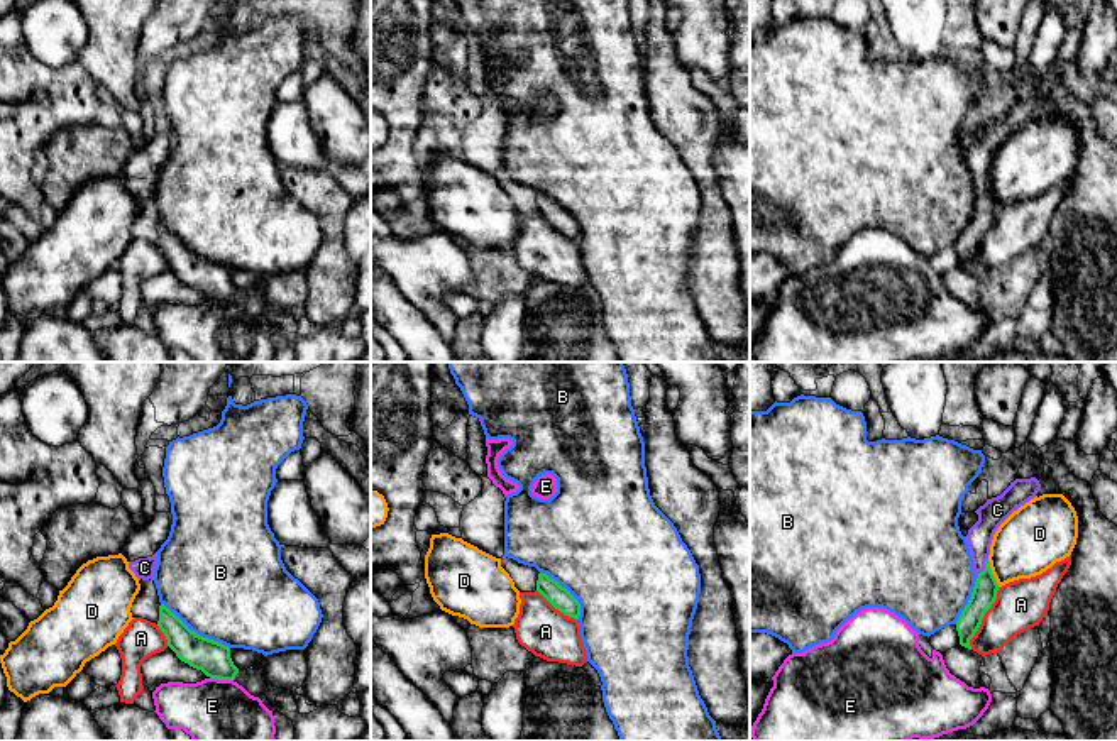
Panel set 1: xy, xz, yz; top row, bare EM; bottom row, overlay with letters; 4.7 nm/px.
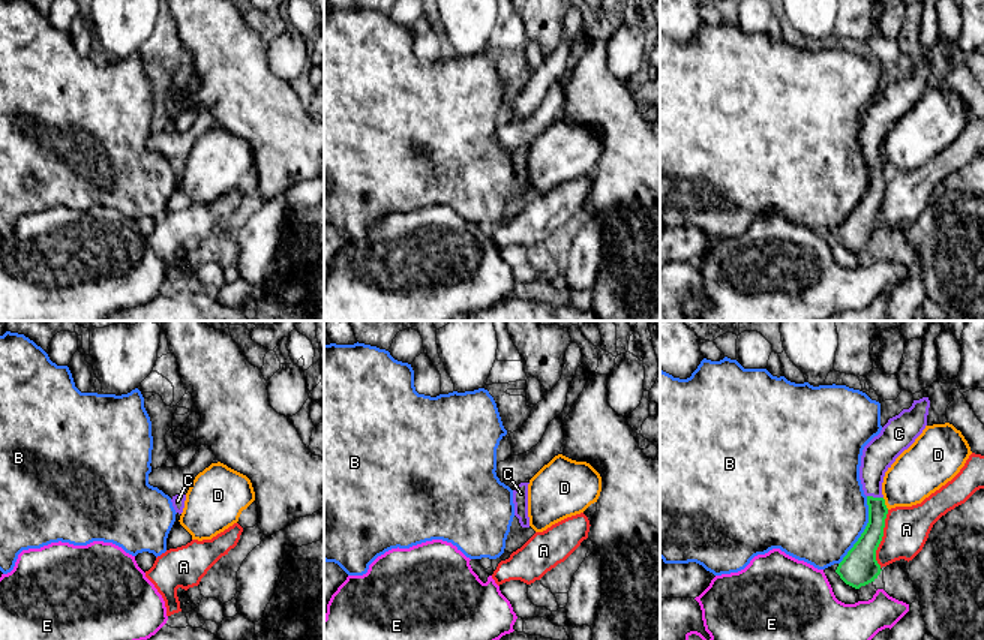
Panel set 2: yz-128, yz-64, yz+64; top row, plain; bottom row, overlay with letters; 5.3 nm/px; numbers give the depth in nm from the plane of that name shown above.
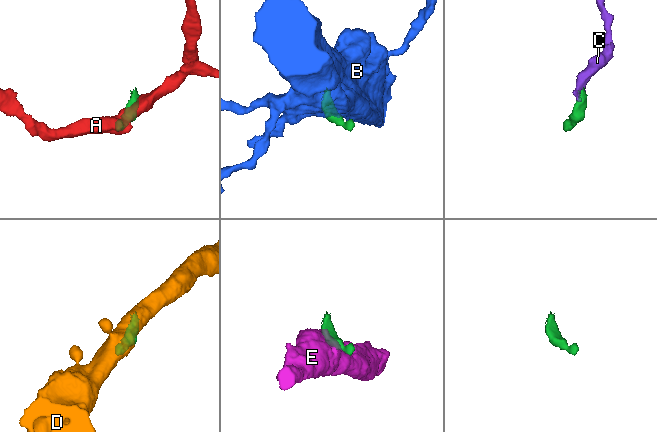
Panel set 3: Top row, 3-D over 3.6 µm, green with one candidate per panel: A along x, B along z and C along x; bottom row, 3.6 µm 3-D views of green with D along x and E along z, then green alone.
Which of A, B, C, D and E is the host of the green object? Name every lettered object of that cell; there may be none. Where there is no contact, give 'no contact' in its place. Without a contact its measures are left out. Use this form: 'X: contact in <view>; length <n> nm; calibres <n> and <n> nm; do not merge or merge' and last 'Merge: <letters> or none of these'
A: contact in yz; length 320 nm; calibres 120 and 240 nm; do not merge
B: contact in xy; length 400 nm; calibres 160 and 500 nm; do not merge
C: contact in yz; length 130 nm; calibres 120 and 120 nm; merge
D: contact in yz; length 140 nm; calibres 120 and 320 nm; do not merge
E: contact in xy; length 110 nm; calibres 160 and 380 nm; do not merge
Merge: C

